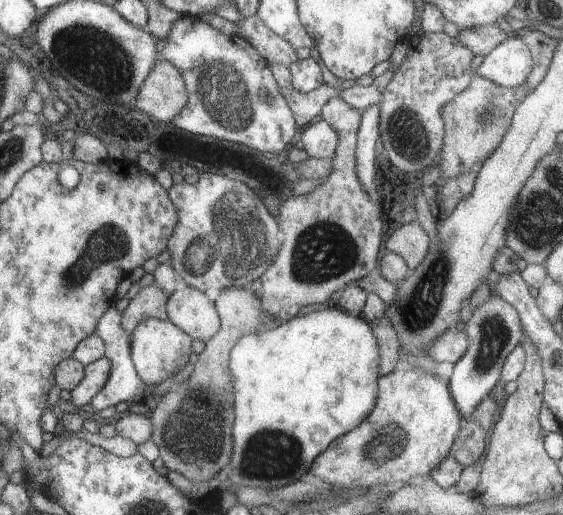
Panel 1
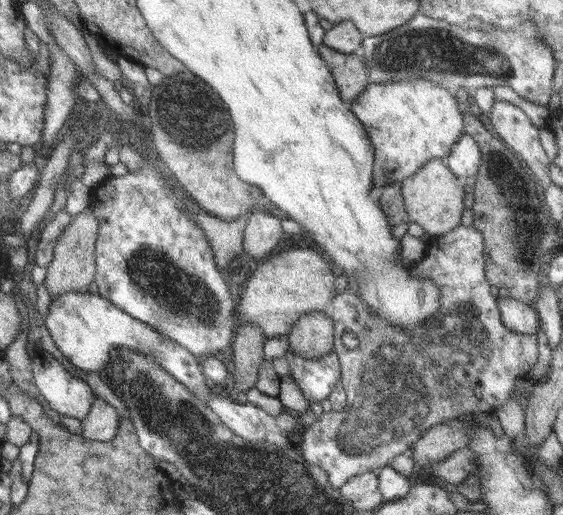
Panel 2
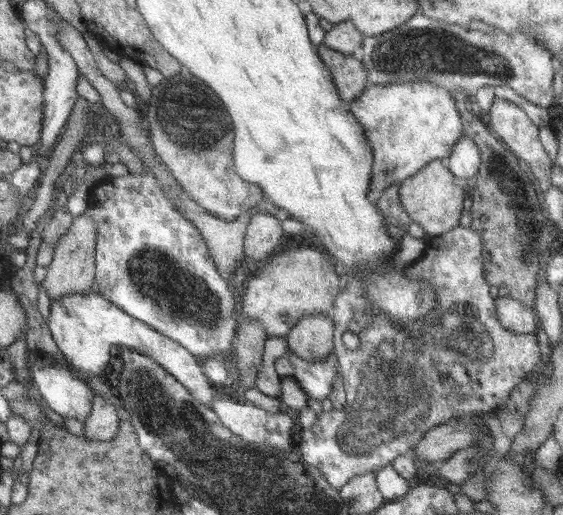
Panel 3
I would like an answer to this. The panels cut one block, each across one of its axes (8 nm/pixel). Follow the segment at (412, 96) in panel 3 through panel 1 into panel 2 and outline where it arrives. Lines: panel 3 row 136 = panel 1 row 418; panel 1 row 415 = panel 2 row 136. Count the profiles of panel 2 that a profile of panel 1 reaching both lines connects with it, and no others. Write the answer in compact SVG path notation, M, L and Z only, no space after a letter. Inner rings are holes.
M416 77L398 82L371 82L352 104L353 114L367 128L375 148L374 189L378 192L392 182L402 182L417 174L434 158L449 157L450 150L465 130L465 116L457 98L430 79Z

